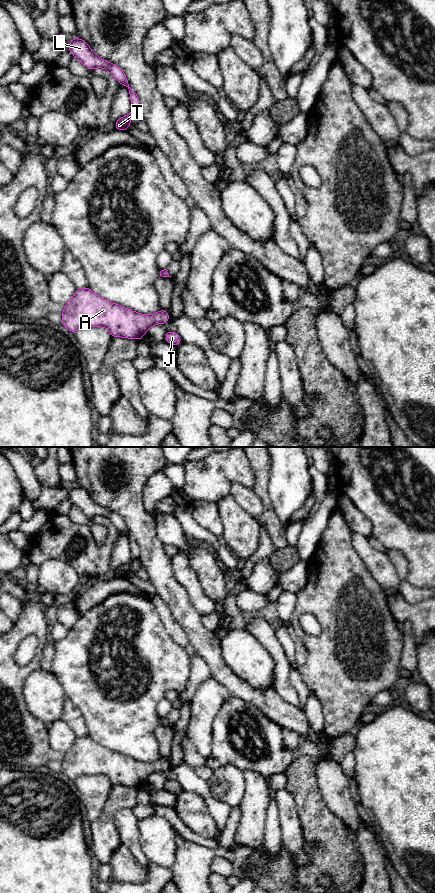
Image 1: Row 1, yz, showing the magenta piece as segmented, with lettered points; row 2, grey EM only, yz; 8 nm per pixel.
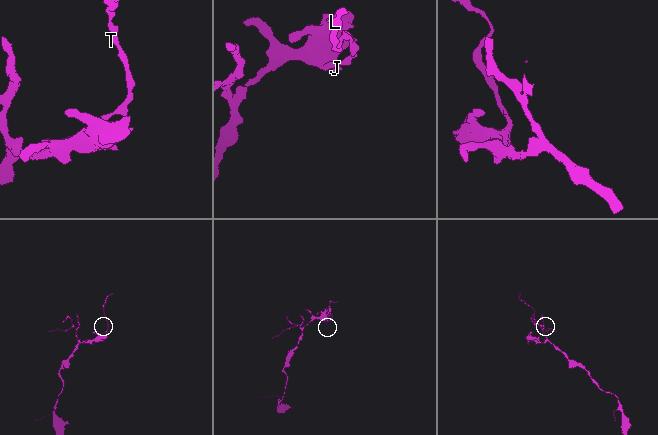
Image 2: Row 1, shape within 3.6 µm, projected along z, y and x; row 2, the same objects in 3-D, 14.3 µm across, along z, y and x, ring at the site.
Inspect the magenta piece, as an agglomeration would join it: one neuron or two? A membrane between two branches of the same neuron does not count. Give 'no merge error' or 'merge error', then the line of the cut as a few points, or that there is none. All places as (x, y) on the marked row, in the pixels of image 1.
no merge error; no cut

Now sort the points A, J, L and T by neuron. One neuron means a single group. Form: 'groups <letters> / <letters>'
groups A J L T

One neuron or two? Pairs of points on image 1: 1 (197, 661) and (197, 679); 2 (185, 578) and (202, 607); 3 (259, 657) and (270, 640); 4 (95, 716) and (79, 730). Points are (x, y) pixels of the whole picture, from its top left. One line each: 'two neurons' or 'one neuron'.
1: one neuron
2: one neuron
3: two neurons
4: two neurons

